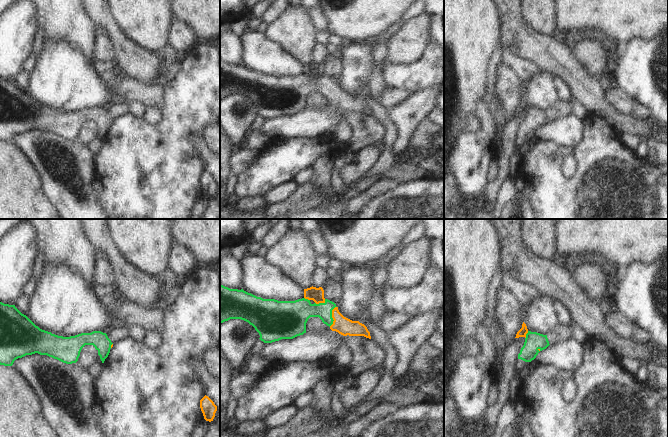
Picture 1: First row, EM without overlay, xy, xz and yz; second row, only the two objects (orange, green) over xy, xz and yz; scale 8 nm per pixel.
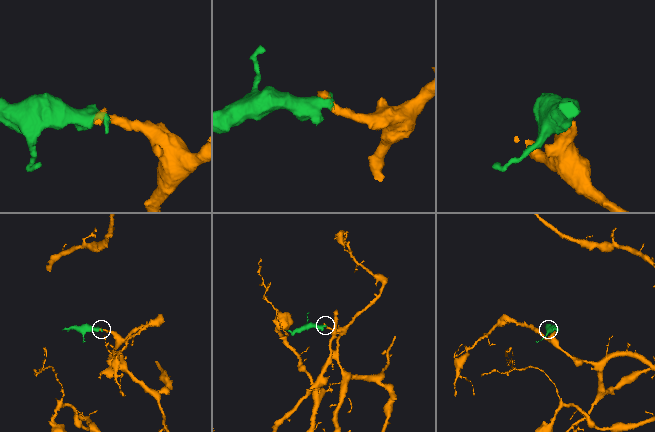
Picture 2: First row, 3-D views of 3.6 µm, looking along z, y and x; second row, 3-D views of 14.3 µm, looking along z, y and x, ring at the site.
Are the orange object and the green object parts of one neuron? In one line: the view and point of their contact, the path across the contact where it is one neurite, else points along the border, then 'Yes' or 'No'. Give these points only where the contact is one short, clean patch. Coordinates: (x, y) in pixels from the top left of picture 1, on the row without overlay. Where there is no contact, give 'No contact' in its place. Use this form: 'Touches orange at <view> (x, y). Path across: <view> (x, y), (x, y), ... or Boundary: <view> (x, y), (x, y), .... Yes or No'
Touches orange at xz (332, 92). Path across: xz (344, 102), (332, 92), (326, 86), (302, 85). Yes

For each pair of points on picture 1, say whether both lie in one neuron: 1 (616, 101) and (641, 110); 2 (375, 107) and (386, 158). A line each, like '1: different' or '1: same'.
1: same
2: same

